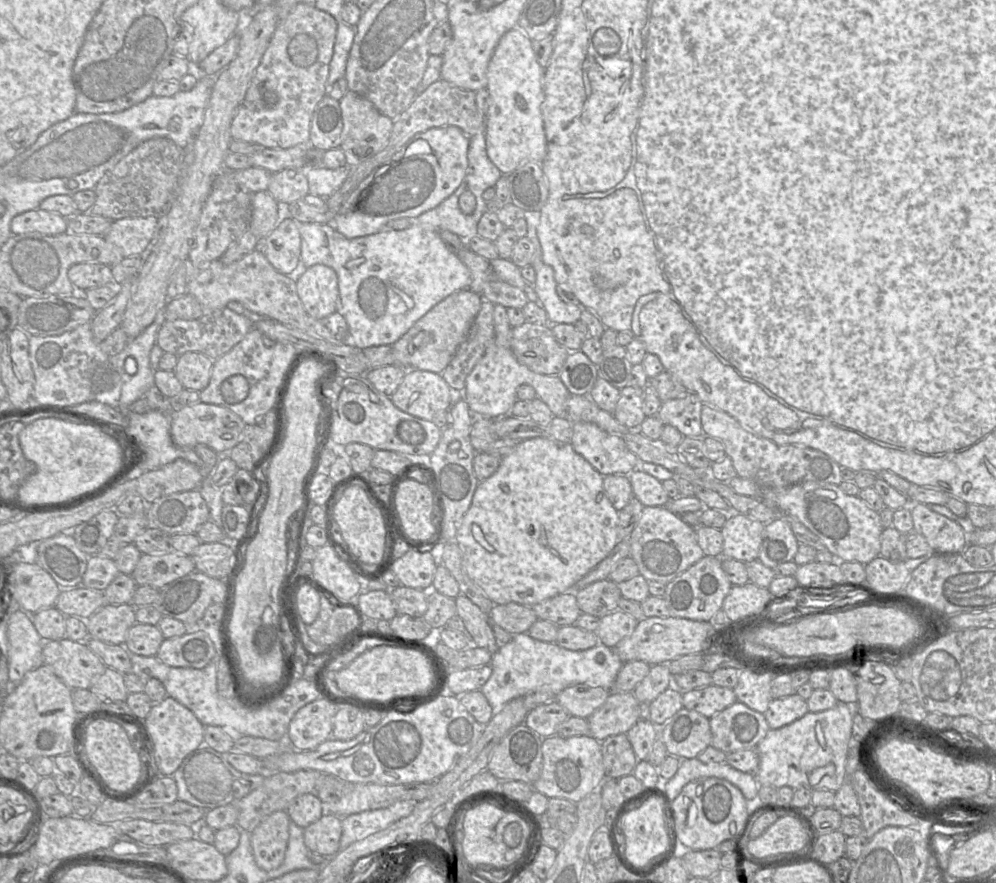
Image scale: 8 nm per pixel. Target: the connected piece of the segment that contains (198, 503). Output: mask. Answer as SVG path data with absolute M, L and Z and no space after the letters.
M198 489L162 496L147 504L147 527L168 535L192 534L209 520L206 502Z

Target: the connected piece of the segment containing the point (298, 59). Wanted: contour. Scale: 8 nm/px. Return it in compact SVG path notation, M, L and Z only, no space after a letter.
M305 3L297 4L284 20L279 21L231 123L232 139L258 144L269 149L287 149L310 142L313 112L319 101L326 95L325 86L337 28L337 21L329 13L317 9L315 5Z

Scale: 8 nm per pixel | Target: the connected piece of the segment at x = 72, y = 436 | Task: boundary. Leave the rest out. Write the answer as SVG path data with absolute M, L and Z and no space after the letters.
M53 416L26 425L19 433L19 443L26 459L36 466L36 471L23 482L18 491L17 497L24 504L62 504L89 494L109 483L132 459L132 452L113 435L89 424L73 423Z

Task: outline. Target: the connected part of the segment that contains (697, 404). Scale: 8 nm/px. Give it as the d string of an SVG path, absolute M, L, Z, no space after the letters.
M687 391L679 398L663 402L657 415L664 425L674 426L684 437L703 437L703 405L697 394Z

